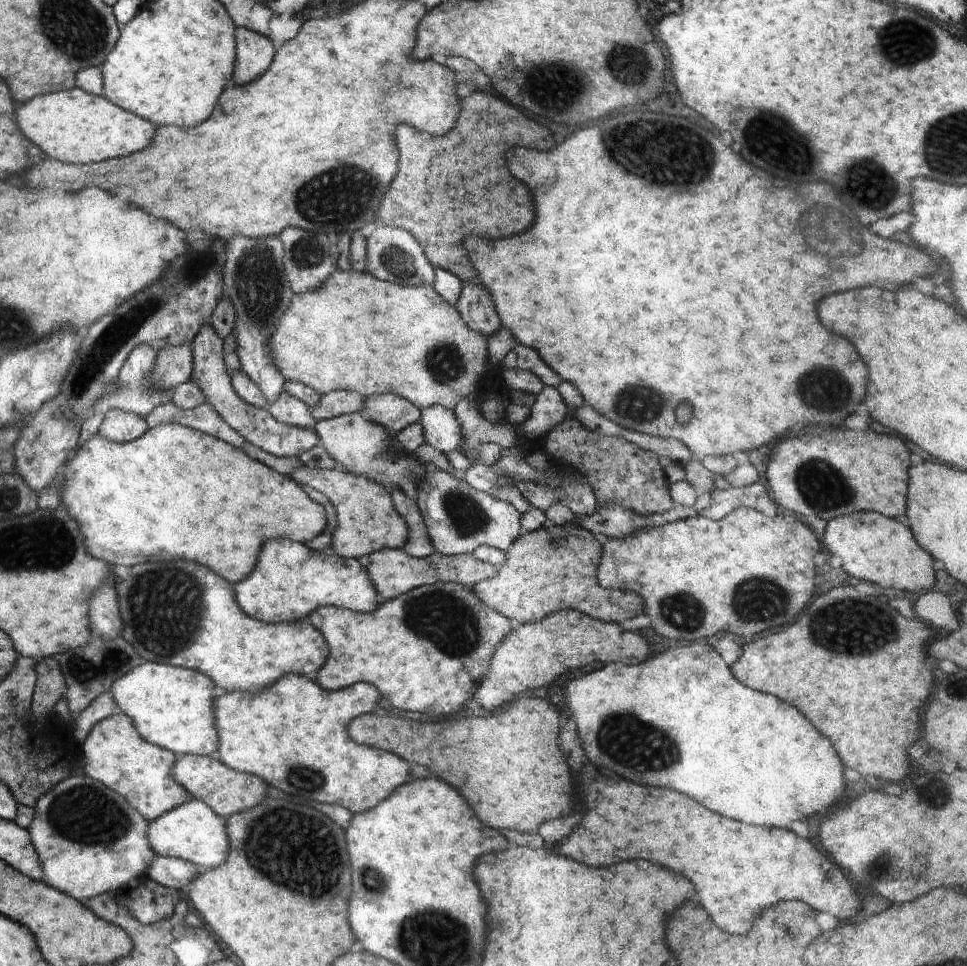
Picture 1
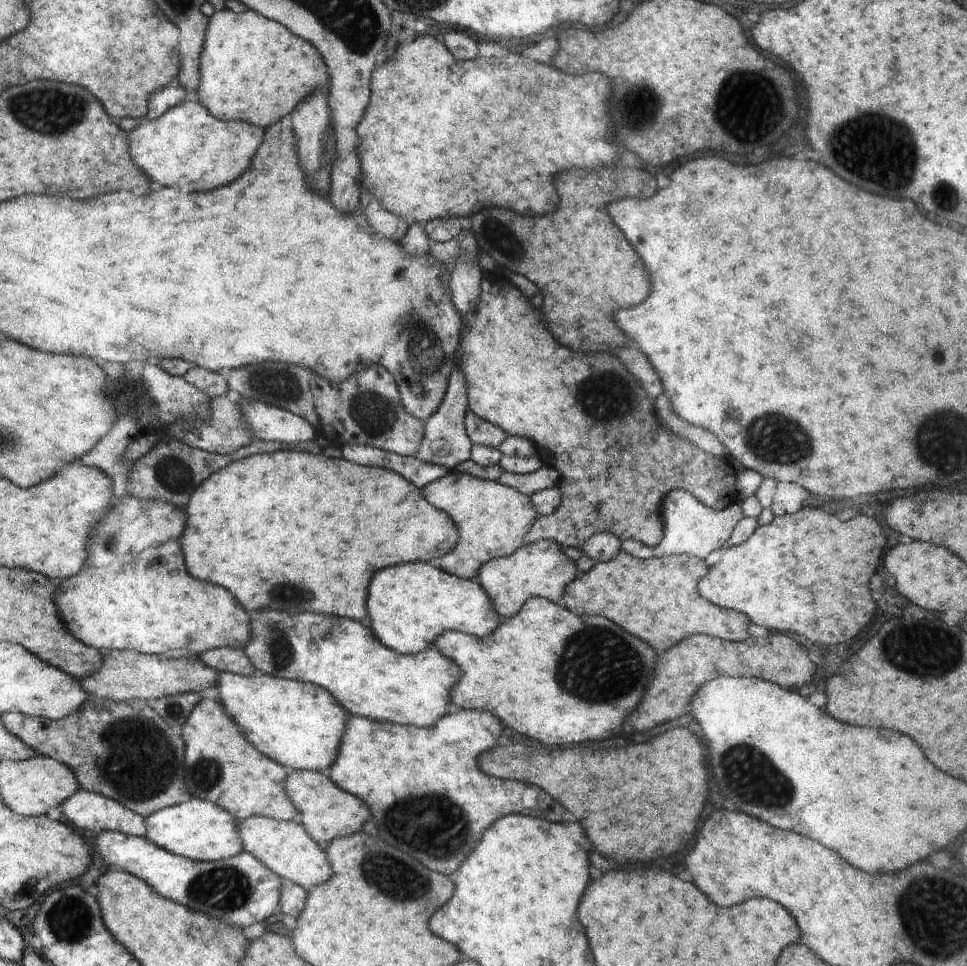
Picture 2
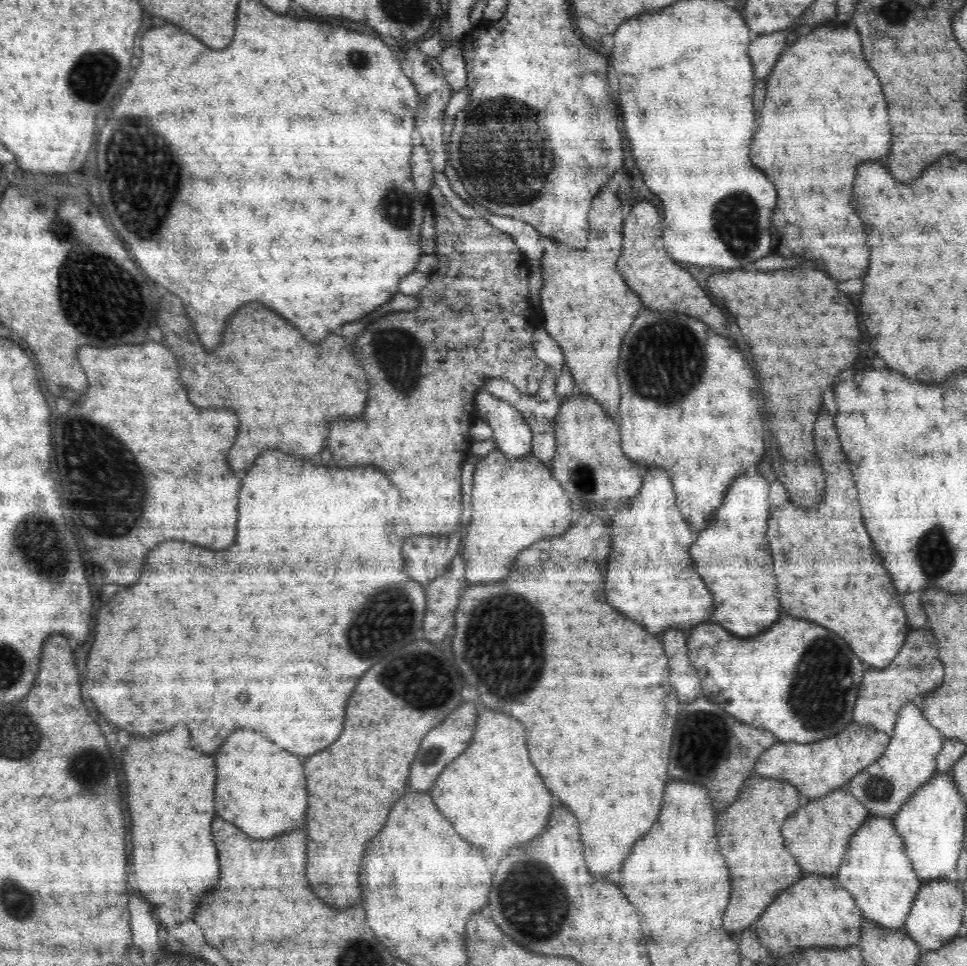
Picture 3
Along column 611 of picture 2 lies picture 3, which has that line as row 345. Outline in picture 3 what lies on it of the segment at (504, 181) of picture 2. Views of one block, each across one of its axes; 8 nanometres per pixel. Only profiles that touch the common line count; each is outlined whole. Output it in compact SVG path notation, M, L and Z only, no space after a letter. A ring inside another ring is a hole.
M144 342L144 344L124 344L124 346L114 346L114 348L96 348L96 346L80 346L78 348L78 360L88 376L88 390L80 398L80 402L74 402L72 408L62 414L56 424L52 426L52 446L54 446L54 456L56 464L60 468L60 478L62 478L62 494L64 494L64 506L68 508L74 526L78 528L78 534L84 540L84 546L88 548L88 554L96 564L100 564L104 570L112 570L110 582L118 584L134 584L140 578L142 572L142 560L146 558L146 552L152 550L156 544L178 538L186 542L194 542L200 546L208 546L212 550L226 548L234 542L236 538L236 504L238 504L238 490L242 484L242 478L238 478L236 472L230 472L230 466L226 462L226 454L230 446L236 440L236 430L238 430L238 416L232 414L230 410L216 410L216 408L198 408L192 406L186 398L186 392L180 384L180 374L178 374L178 364L172 356L172 352L162 346L160 342Z

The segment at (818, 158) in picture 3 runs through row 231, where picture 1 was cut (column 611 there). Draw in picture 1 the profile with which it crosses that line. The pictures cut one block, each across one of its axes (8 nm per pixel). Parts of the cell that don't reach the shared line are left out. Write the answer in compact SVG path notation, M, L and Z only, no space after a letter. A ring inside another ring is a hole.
M592 764L584 766L580 772L584 794L586 794L586 814L580 822L582 828L574 828L572 836L564 844L558 844L554 852L574 858L576 862L588 864L588 866L610 866L620 860L632 860L632 858L646 858L654 864L668 866L672 870L682 872L694 886L698 904L706 910L706 914L716 922L720 930L742 935L742 932L750 932L752 922L756 922L756 916L762 908L780 902L780 900L802 900L814 910L830 912L832 916L844 920L858 912L860 900L852 892L850 884L842 876L842 872L818 850L812 842L798 838L794 832L786 832L782 828L760 828L760 826L748 826L730 818L724 818L720 814L710 812L708 808L700 806L696 800L670 790L670 788L652 788L642 786L634 782L626 782L620 776L616 776L610 770L596 768ZM618 816L622 816L622 826L618 822ZM616 828L638 828L638 830L616 830Z

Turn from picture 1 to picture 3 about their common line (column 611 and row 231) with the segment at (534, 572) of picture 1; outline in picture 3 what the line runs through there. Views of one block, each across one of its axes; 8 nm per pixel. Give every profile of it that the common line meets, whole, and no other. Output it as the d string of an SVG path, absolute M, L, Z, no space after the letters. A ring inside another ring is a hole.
M607 184L599 190L589 210L589 239L584 248L574 250L548 237L540 242L543 246L540 302L543 326L562 347L565 366L572 373L577 394L590 395L608 416L616 419L621 401L620 385L616 380L620 344L642 308L636 292L626 286L616 270L616 260L623 247L625 221L620 193L613 193Z

